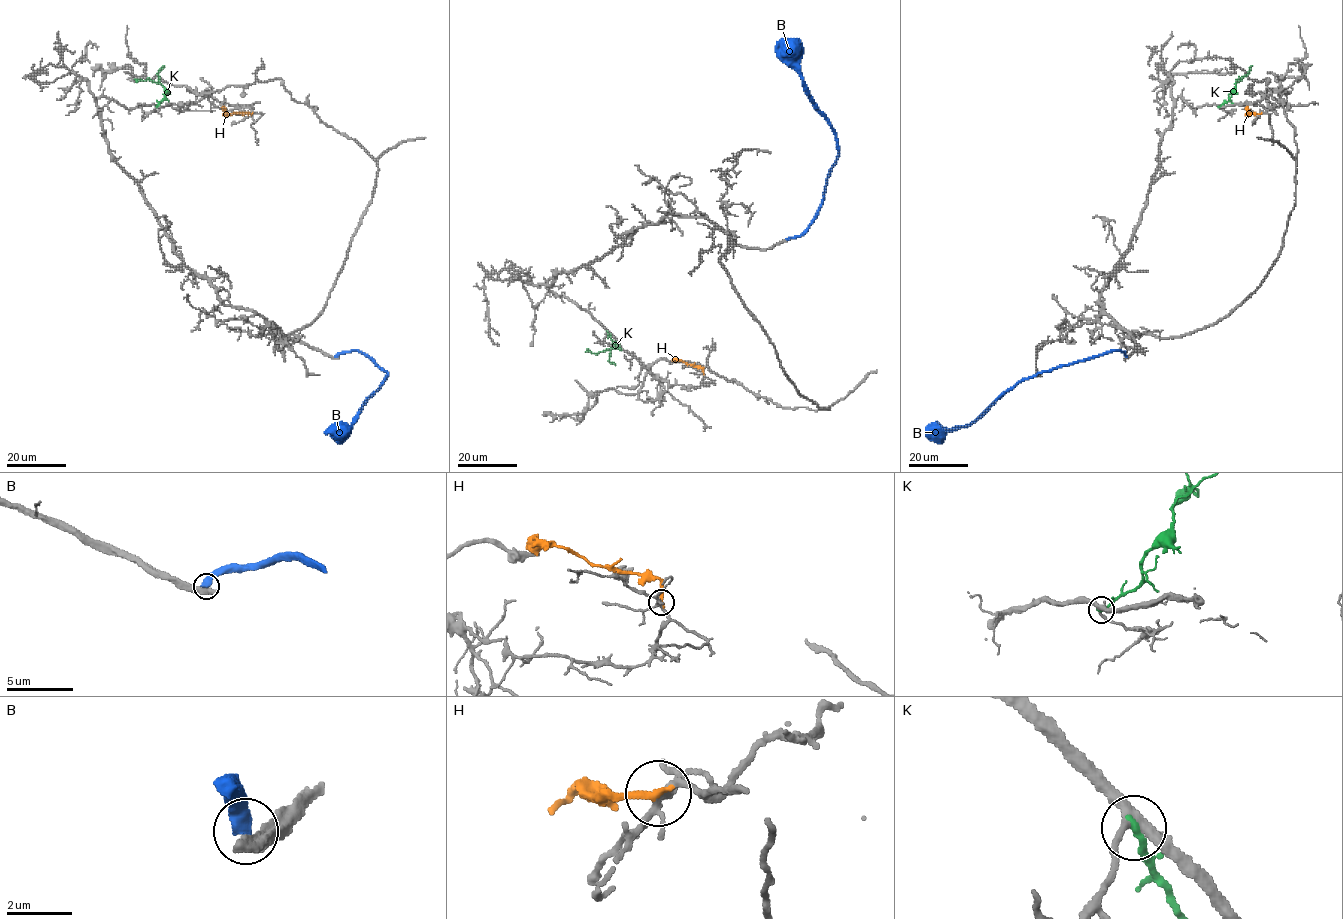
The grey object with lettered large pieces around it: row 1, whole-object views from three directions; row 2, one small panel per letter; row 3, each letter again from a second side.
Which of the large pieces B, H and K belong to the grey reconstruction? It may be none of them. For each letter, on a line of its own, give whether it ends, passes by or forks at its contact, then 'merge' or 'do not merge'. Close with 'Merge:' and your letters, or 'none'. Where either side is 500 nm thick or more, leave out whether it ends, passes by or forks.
B: do not merge
H: it ends | do not merge
K: it ends | do not merge
Merge: none

